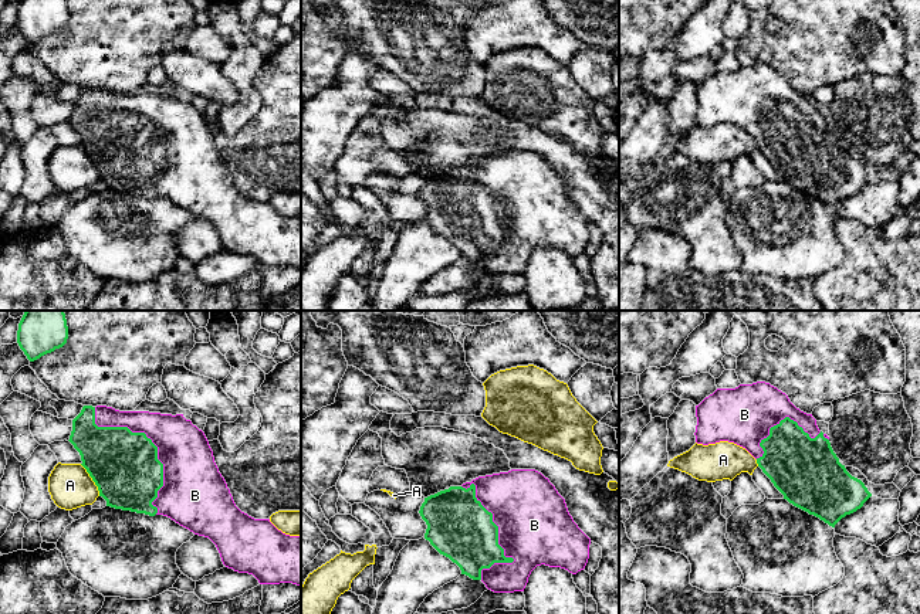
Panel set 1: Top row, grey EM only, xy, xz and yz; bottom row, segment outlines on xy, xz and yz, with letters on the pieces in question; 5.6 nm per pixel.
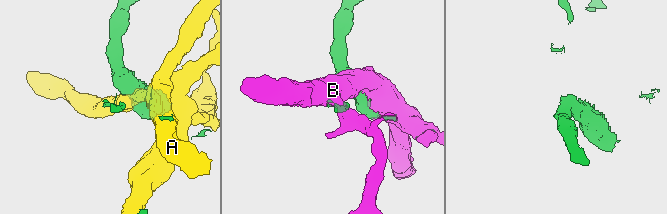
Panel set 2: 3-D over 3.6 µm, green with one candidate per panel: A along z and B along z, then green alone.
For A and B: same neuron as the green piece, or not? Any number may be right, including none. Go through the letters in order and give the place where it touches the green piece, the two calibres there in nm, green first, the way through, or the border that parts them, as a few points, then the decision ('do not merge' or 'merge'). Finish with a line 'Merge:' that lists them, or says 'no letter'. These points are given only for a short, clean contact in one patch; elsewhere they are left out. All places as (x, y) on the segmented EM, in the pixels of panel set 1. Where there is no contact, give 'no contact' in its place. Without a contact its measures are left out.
A: contact xy (92, 479); calibres 380 and 240 nm; do not merge
B: contact xy (151, 441); calibres 380 and 300 nm; merge
Merge: B

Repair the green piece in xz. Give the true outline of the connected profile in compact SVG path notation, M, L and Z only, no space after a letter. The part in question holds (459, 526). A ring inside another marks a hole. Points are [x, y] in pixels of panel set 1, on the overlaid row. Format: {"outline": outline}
{"outline": "M511 469L478 476L461 486L450 486L425 498L419 513L427 525L425 539L440 554L456 563L461 574L481 580L494 593L524 591L537 566L561 567L576 574L585 569L589 559L591 539L574 522L565 499L555 486L535 469Z"}

